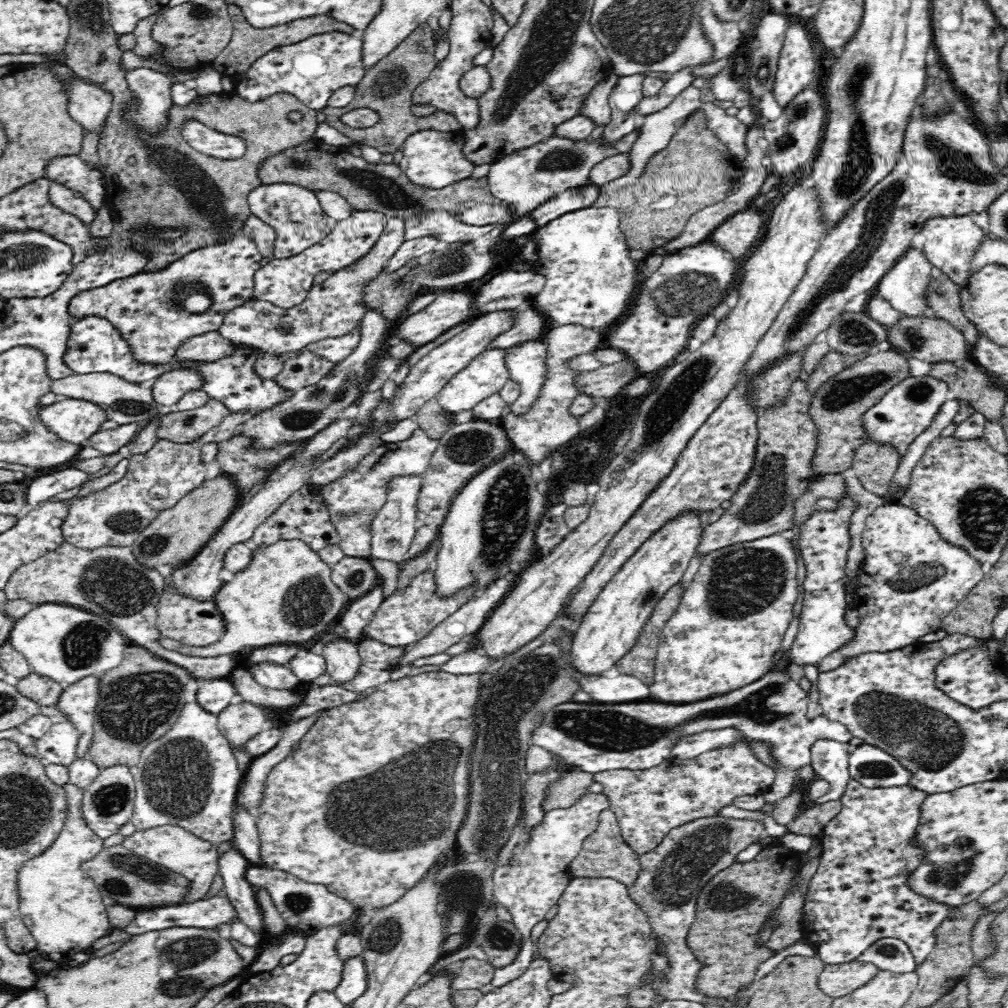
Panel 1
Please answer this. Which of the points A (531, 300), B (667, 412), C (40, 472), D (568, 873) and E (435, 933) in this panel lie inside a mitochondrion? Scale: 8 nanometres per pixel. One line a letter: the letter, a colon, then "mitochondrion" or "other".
A: other
B: mitochondrion
C: other
D: other
E: other

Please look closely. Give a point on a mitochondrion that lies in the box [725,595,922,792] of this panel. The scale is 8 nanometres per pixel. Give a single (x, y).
(870, 768)

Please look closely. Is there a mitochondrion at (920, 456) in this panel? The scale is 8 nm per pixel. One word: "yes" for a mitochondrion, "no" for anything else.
no

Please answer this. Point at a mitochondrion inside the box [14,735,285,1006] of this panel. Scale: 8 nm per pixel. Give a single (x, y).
(180, 963)

